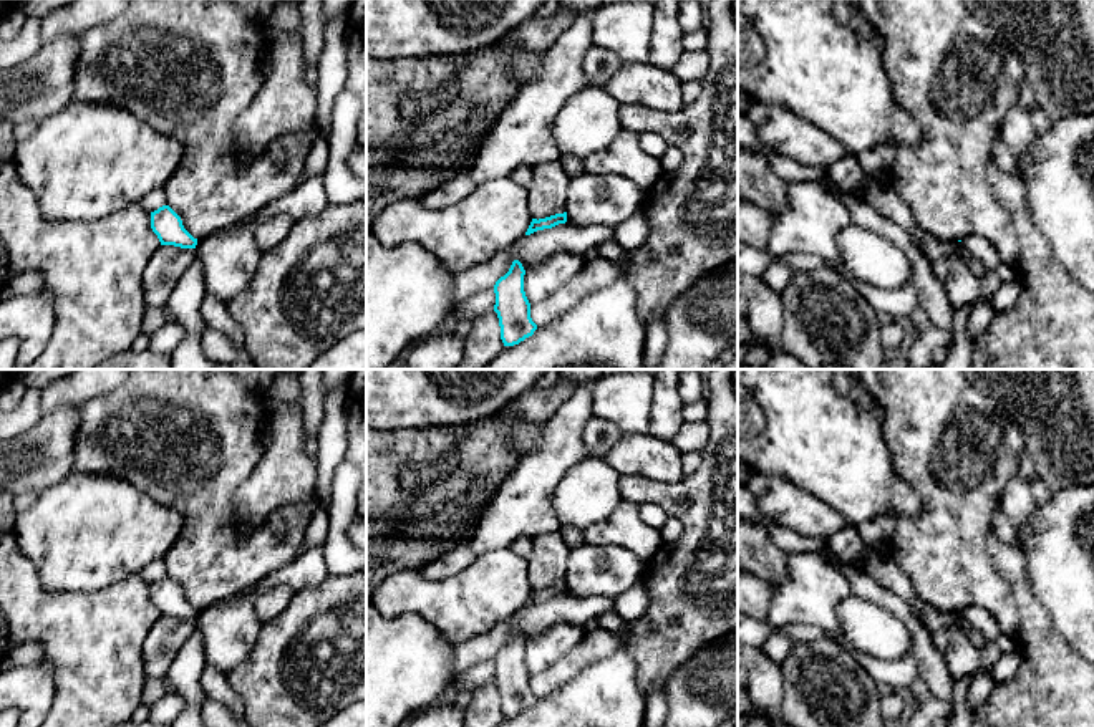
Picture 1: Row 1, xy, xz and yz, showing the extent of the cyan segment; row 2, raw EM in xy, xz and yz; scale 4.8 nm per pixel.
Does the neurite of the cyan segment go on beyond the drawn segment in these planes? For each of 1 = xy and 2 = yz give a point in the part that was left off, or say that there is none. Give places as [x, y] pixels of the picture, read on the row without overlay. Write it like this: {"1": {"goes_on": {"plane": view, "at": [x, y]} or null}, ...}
{"1": {"goes_on": null}, "2": {"goes_on": null}}

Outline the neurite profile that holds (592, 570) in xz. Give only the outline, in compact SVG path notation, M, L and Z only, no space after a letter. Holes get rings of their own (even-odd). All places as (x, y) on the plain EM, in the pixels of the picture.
M582 543L567 560L567 593L618 598L646 570L630 550L618 545Z

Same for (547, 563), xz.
M557 532L532 538L527 573L532 590L545 590L567 583L567 560L570 548Z

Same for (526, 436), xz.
M520 421L511 432L511 442L519 460L529 455L540 442L542 426Z

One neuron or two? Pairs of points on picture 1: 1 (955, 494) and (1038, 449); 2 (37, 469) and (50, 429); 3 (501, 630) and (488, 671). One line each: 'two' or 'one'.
1: two
2: one
3: two

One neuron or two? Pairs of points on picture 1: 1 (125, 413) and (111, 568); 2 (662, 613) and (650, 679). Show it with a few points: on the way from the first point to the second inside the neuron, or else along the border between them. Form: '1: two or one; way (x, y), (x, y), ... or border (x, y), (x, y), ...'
1: two; border (82, 471), (126, 479), (153, 499)
2: one; way (662, 630), (655, 663)

